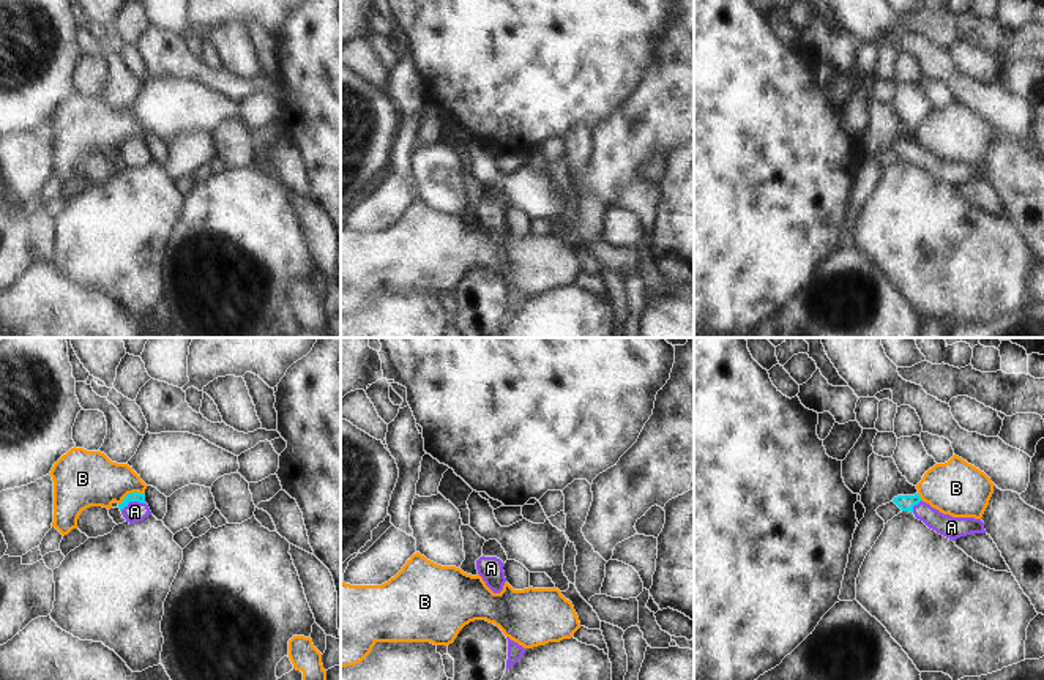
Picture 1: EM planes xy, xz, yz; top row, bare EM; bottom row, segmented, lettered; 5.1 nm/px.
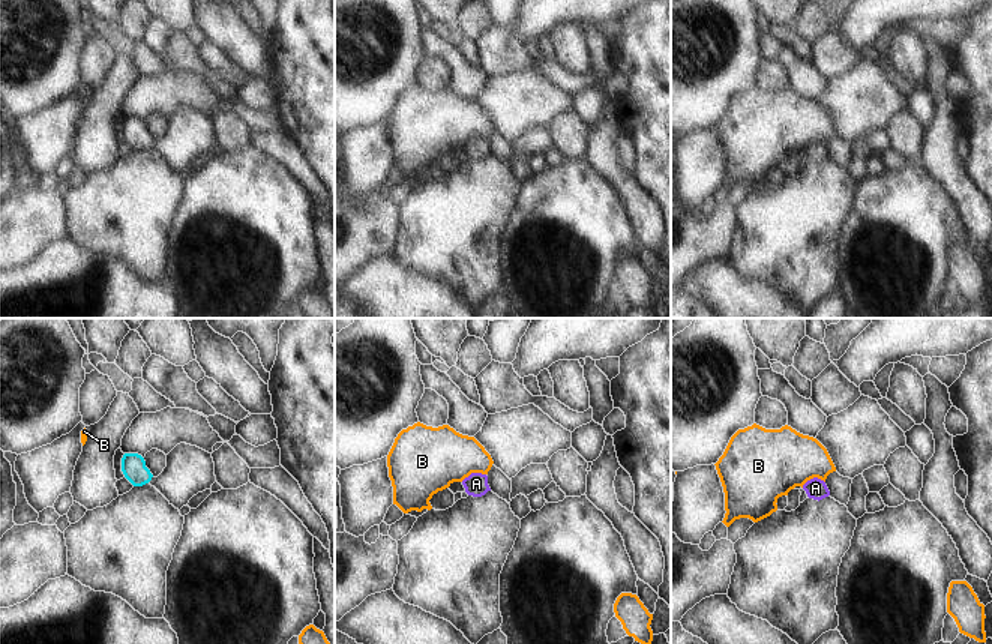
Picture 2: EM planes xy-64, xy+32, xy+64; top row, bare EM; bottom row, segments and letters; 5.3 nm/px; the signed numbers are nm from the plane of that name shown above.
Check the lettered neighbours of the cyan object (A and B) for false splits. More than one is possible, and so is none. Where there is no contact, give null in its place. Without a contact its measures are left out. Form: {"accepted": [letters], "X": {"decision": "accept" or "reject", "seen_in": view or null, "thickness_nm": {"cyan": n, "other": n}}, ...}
{"accepted": ["A"], "A": {"decision": "accept", "seen_in": "xy", "thickness_nm": {"cyan": 50, "other": 100}}, "B": {"decision": "reject", "seen_in": "xy", "thickness_nm": {"cyan": 50, "other": 280}}}

